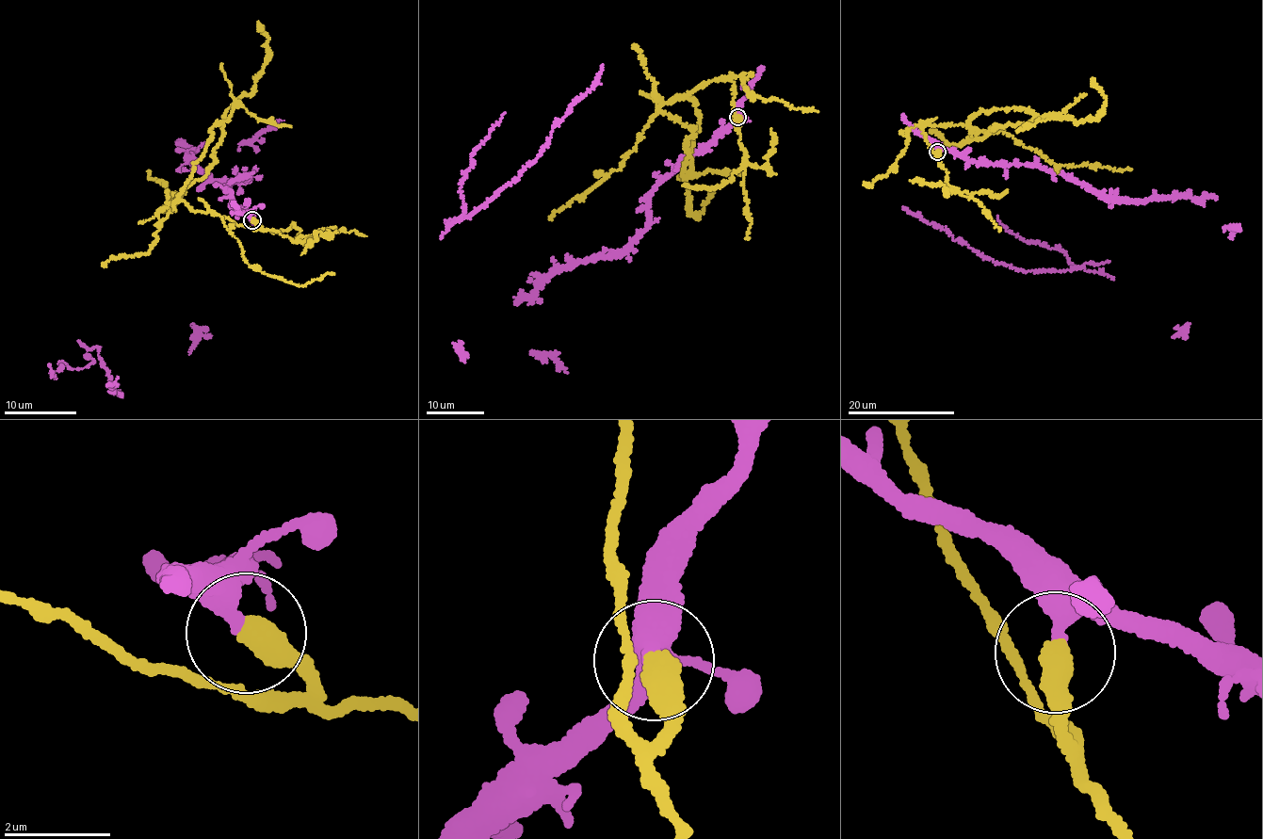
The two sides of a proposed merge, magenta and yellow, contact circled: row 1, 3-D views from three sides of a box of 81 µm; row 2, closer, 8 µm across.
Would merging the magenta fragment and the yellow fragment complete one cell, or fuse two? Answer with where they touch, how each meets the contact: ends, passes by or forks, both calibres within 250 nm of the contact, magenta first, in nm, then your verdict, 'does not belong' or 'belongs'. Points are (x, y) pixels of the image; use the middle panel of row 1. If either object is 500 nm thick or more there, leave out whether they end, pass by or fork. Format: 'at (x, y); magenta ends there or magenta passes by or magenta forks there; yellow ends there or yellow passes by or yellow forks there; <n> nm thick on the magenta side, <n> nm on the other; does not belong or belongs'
at (737, 117); 400 nm thick on the magenta side, 500 nm on the other; does not belong

